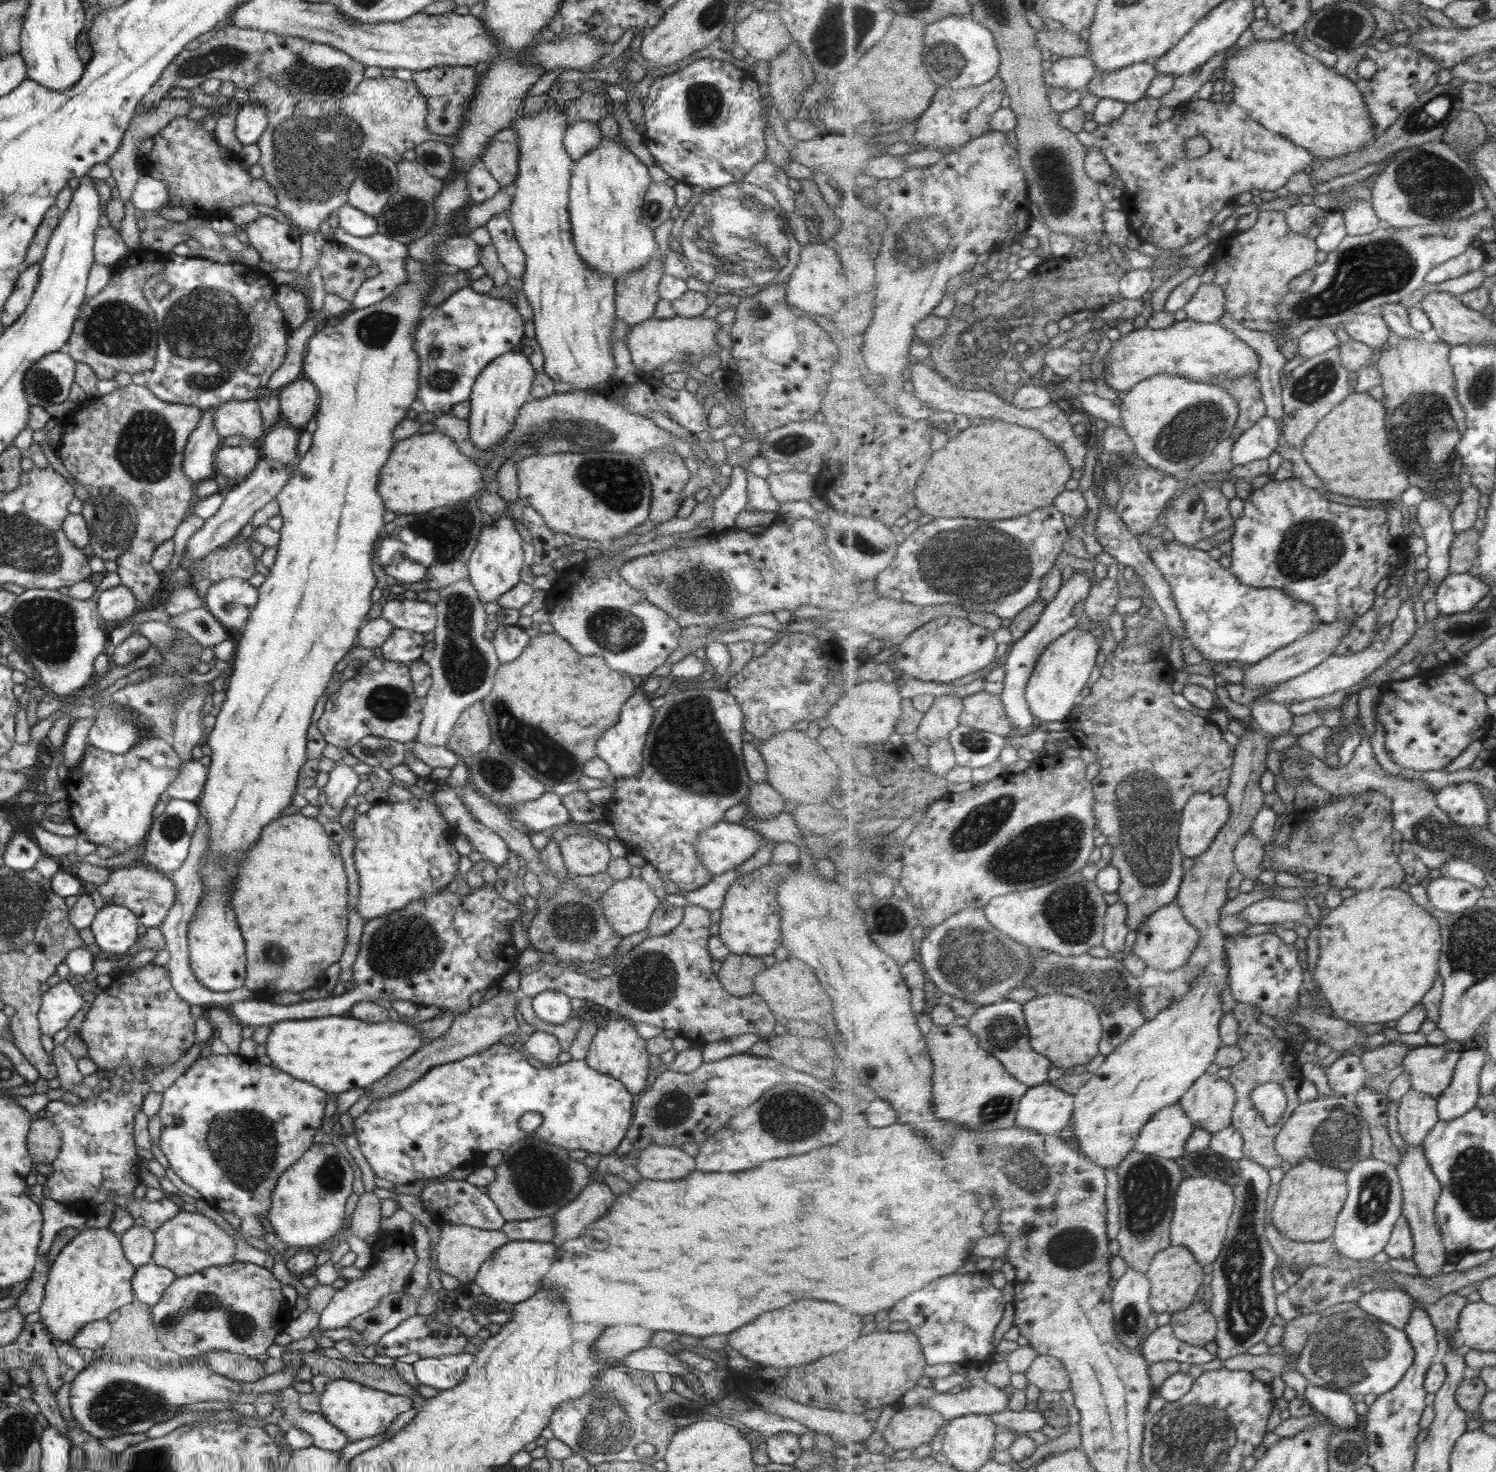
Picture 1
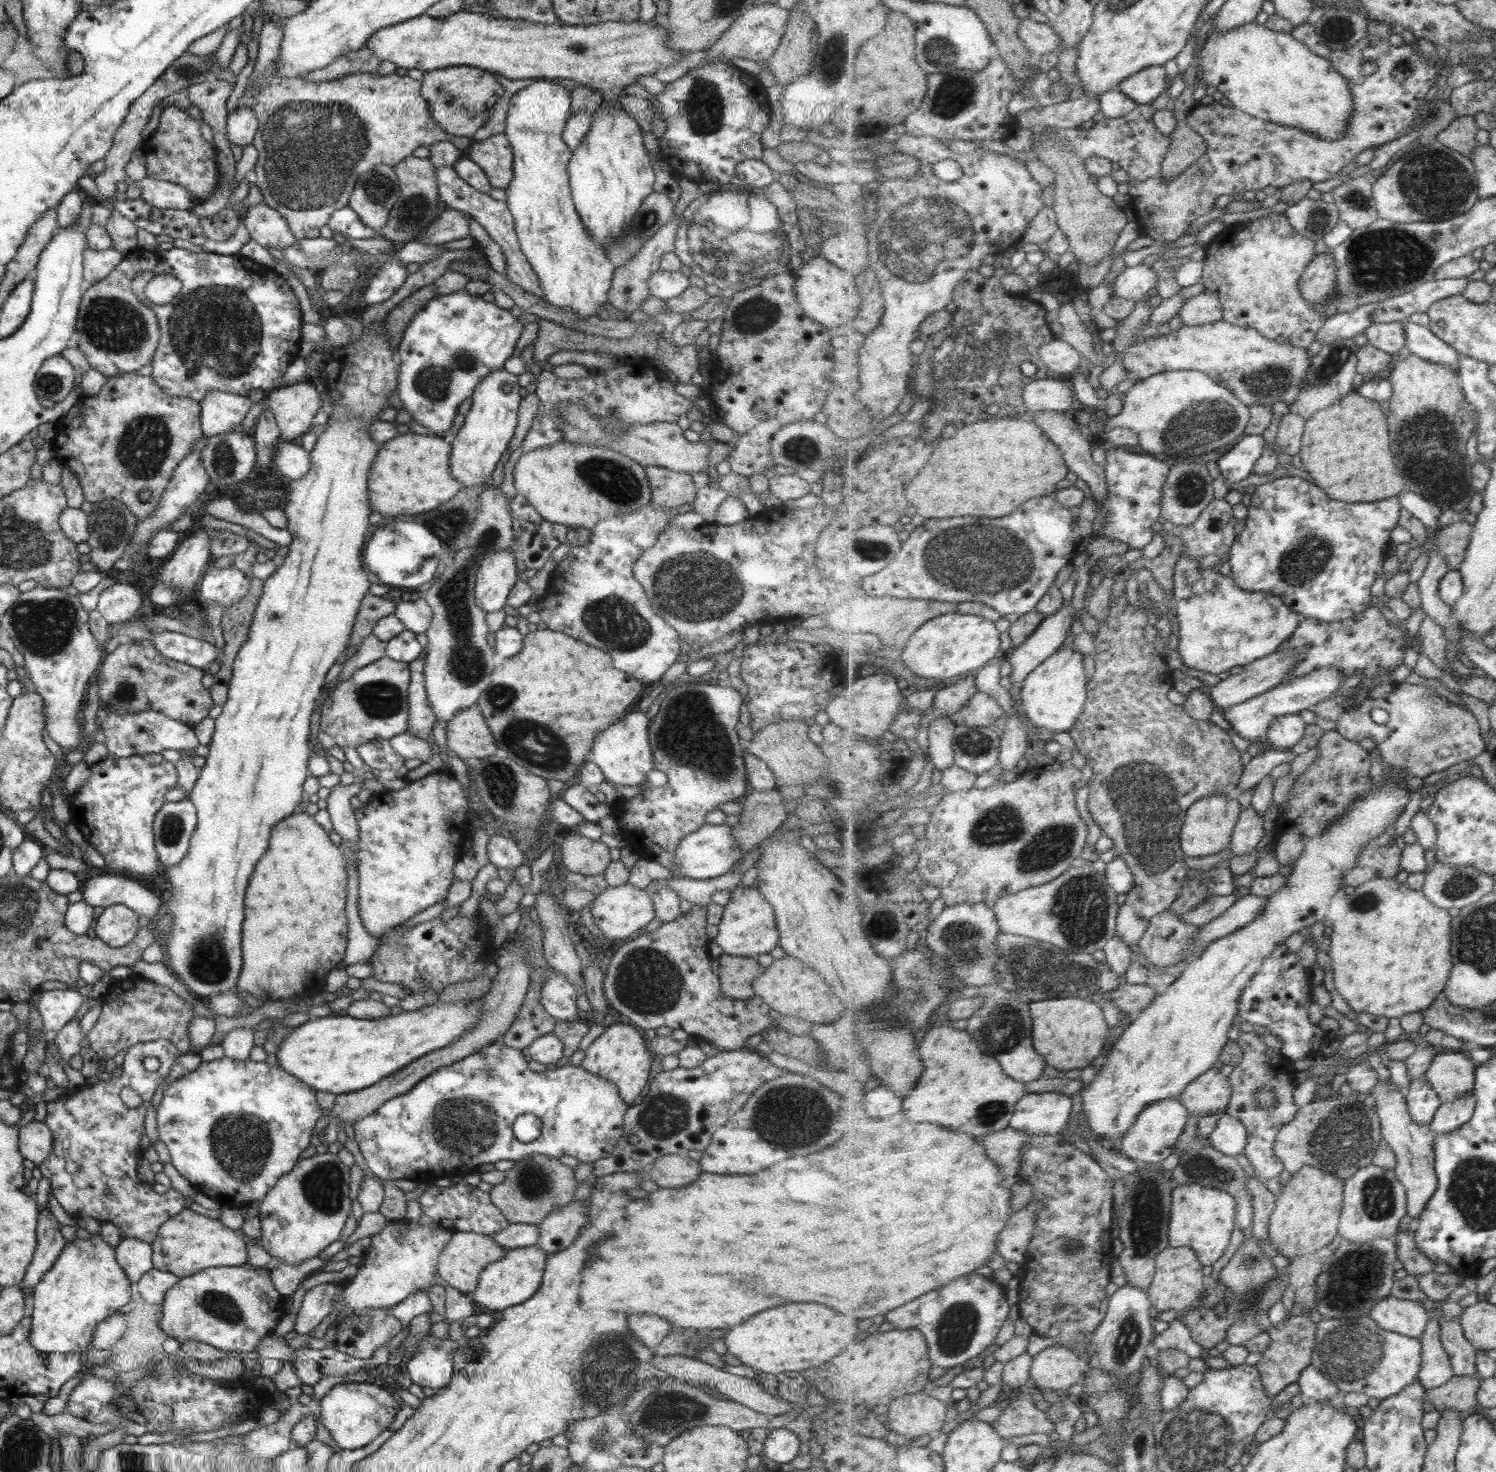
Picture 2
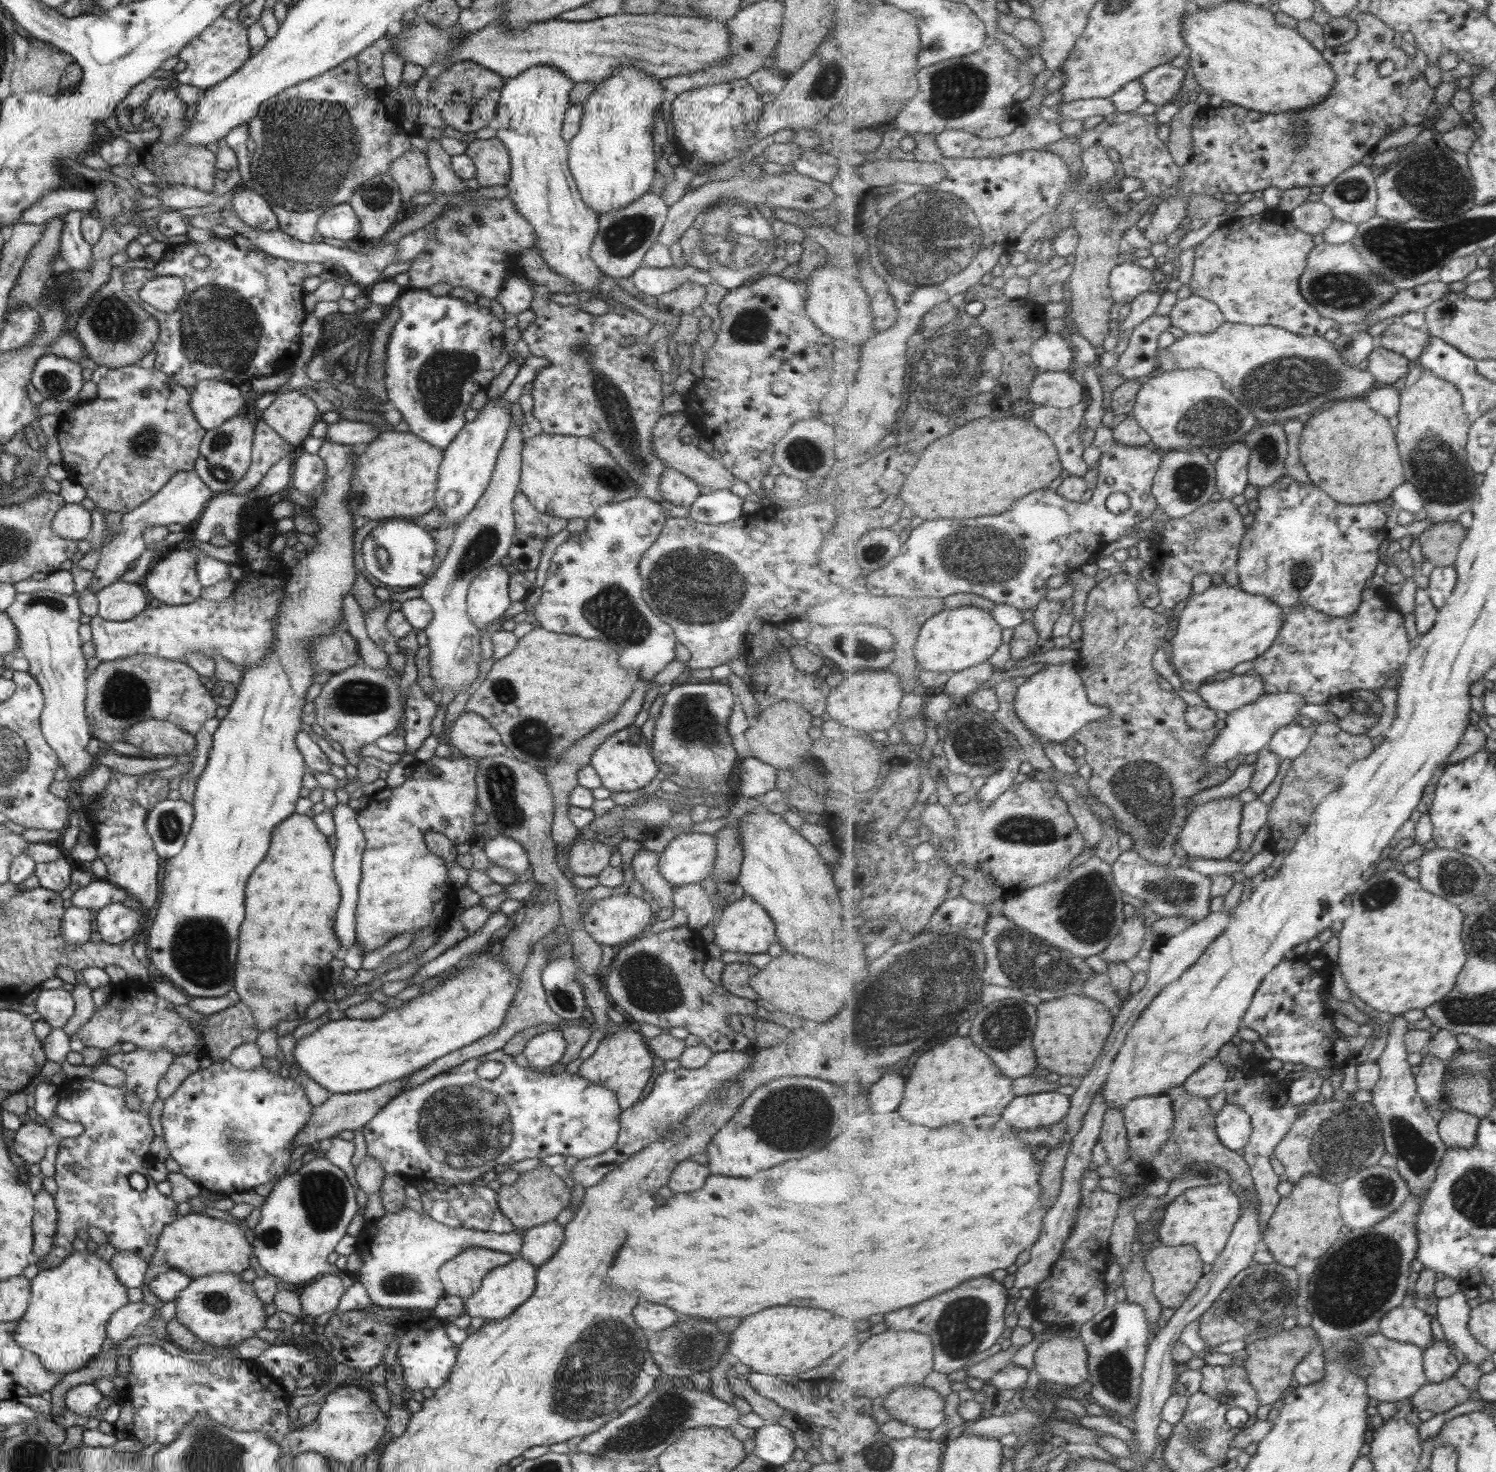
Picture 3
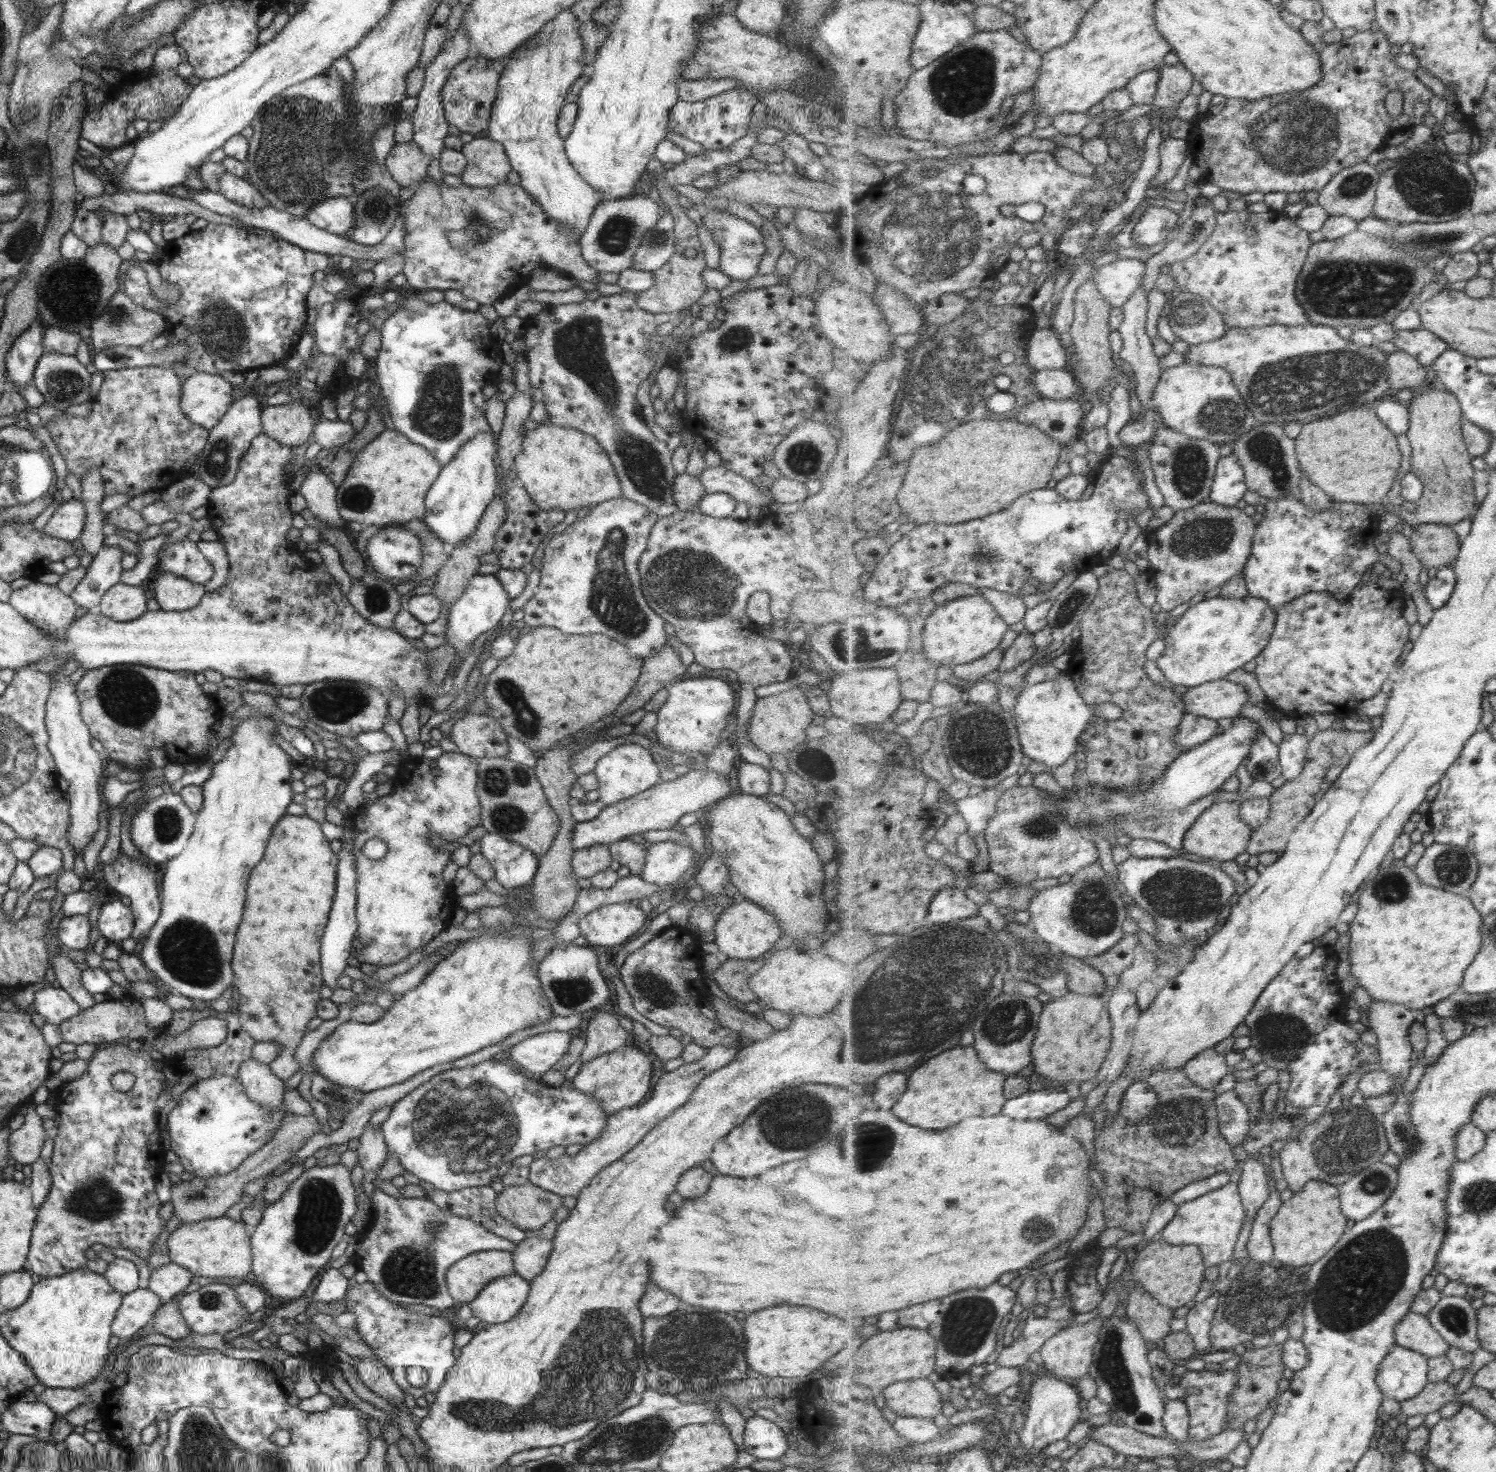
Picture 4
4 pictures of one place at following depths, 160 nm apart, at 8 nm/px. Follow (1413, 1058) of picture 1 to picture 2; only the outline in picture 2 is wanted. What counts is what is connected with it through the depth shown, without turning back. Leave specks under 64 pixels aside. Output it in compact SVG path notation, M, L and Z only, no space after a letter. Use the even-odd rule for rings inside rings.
M1442 1050L1426 1072L1443 1103L1458 1101L1474 1092L1477 1064L1464 1052Z

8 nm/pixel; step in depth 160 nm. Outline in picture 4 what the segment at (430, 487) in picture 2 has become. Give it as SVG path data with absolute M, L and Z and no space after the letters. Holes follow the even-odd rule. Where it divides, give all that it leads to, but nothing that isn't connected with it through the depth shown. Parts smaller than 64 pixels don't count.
M385 428L354 456L345 478L336 486L337 513L347 524L363 522L379 530L420 519L427 489L441 467L427 449L412 443L395 429Z

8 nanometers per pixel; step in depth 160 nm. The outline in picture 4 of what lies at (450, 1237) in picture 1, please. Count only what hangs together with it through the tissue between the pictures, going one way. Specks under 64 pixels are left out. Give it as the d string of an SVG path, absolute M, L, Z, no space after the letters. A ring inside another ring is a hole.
M486 1250L460 1258L447 1270L444 1281L457 1306L471 1302L490 1280L513 1273L510 1252Z

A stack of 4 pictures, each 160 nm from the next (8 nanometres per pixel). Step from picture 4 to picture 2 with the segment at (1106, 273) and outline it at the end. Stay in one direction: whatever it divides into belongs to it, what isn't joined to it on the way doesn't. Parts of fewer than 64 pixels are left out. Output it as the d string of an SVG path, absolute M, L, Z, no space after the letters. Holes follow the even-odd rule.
M1139 264L1125 267L1114 284L1117 297L1127 300L1143 300L1158 285L1158 274L1152 265Z

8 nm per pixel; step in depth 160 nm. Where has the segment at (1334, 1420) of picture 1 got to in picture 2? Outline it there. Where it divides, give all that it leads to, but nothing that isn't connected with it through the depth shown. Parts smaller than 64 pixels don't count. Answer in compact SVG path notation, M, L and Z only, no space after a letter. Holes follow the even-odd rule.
M1311 1364L1301 1373L1298 1380L1298 1386L1302 1395L1310 1401L1341 1399L1341 1392L1335 1385L1335 1382L1329 1380L1327 1375L1323 1374L1319 1368Z

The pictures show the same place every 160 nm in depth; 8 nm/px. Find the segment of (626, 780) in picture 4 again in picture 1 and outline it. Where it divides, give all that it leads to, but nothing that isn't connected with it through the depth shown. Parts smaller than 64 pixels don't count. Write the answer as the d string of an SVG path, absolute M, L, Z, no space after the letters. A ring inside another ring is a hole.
M640 687L623 703L618 716L618 721L608 728L596 740L595 752L610 770L610 776L615 778L630 777L639 772L642 761L641 751L646 739L646 734L652 723L654 712L649 705L650 695L644 693Z

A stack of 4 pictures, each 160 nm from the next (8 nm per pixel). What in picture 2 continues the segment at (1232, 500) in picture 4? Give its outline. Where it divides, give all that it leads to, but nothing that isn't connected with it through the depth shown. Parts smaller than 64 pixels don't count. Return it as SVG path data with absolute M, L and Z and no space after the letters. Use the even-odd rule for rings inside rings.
M1246 435L1223 454L1217 464L1219 474L1223 476L1226 486L1249 478L1265 450L1266 442L1263 440L1263 436Z

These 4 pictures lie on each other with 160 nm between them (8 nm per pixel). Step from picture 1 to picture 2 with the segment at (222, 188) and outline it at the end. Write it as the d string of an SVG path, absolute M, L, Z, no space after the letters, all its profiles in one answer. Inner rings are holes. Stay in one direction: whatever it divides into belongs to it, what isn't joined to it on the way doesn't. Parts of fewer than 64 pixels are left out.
M162 107L156 129L145 139L149 148L143 148L146 177L182 186L195 202L207 200L218 185L216 150L201 137L199 128L187 112Z

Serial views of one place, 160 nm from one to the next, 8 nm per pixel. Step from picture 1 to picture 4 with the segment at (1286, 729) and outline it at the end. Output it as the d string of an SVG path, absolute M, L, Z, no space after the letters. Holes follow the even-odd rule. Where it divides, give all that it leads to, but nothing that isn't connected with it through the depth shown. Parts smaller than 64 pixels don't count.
M1302 734L1283 735L1279 744L1280 763L1283 767L1283 777L1293 780L1302 776L1306 768L1306 758L1310 750L1310 740Z

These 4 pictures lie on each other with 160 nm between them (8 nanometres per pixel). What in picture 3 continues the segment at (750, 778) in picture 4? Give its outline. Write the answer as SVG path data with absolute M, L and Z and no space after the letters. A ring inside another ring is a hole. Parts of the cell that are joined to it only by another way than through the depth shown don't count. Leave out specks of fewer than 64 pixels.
M751 756L741 759L738 765L741 767L738 777L743 798L761 796L776 788L776 770L772 766Z

